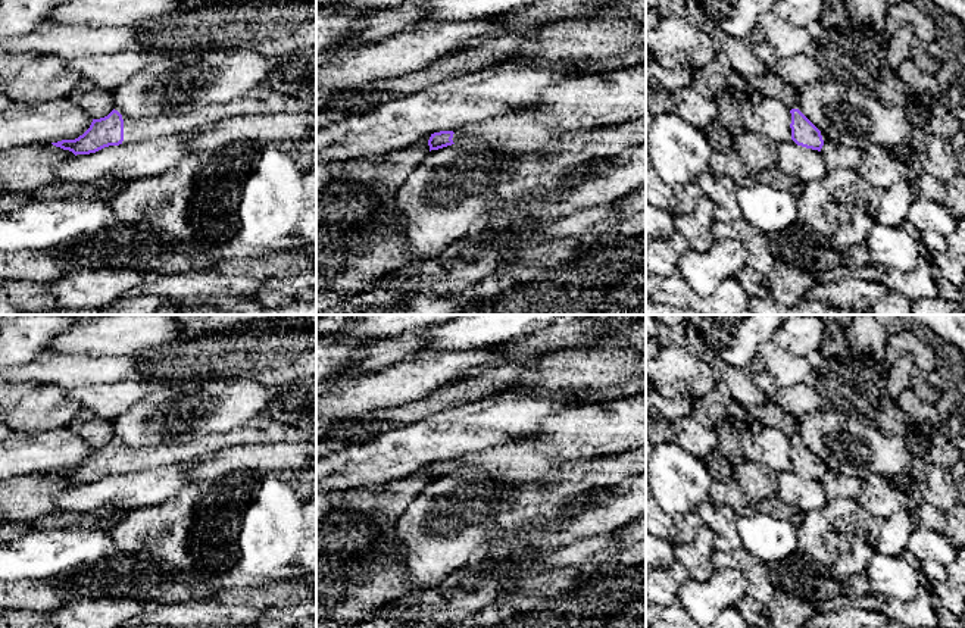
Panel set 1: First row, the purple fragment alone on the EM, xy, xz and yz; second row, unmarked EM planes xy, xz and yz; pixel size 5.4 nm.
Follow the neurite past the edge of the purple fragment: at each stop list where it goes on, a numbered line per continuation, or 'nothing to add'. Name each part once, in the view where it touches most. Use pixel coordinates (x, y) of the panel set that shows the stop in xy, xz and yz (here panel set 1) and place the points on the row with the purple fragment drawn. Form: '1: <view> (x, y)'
1: xy (261, 102)

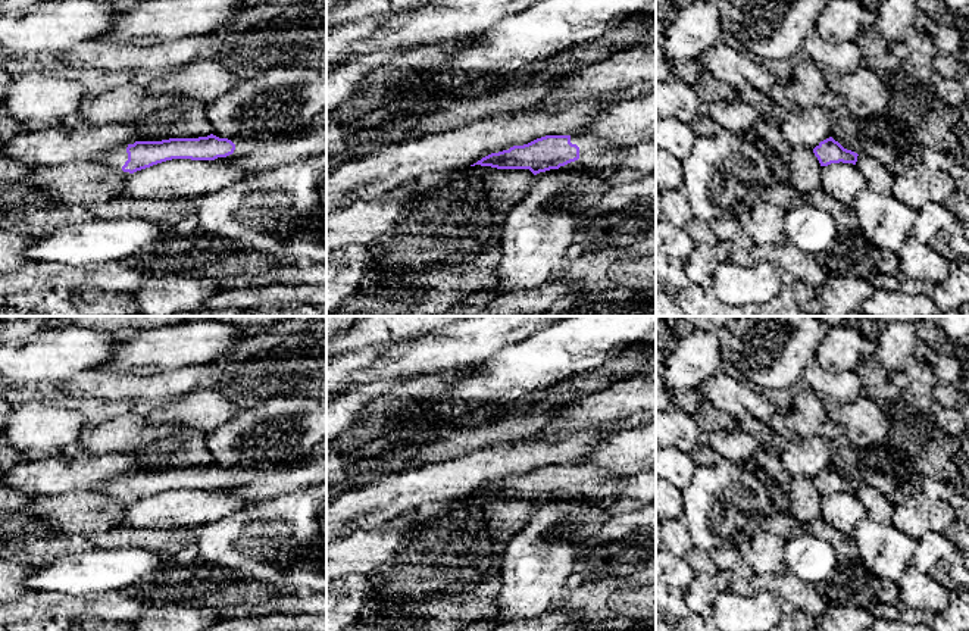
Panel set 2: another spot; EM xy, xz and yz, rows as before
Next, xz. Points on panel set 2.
1: xz (588, 146)

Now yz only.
nothing to add

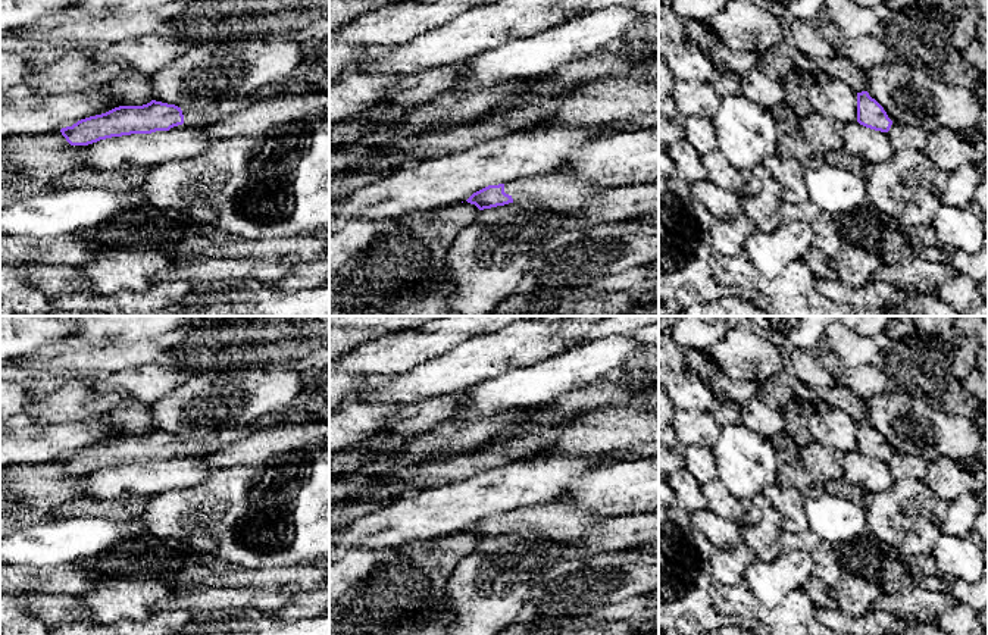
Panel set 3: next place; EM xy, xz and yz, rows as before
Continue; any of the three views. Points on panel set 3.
1: xz (562, 193)

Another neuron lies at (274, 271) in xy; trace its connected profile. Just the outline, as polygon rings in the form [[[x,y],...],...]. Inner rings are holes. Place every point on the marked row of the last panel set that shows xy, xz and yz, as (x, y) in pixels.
[[[256,257],[241,259],[198,259],[175,263],[153,276],[156,282],[172,281],[225,281],[238,278],[256,278],[263,282],[278,281],[290,272],[291,265],[260,260]]]

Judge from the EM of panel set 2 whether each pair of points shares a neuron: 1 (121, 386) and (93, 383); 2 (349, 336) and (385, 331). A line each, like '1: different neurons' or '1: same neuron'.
1: same neuron
2: same neuron

